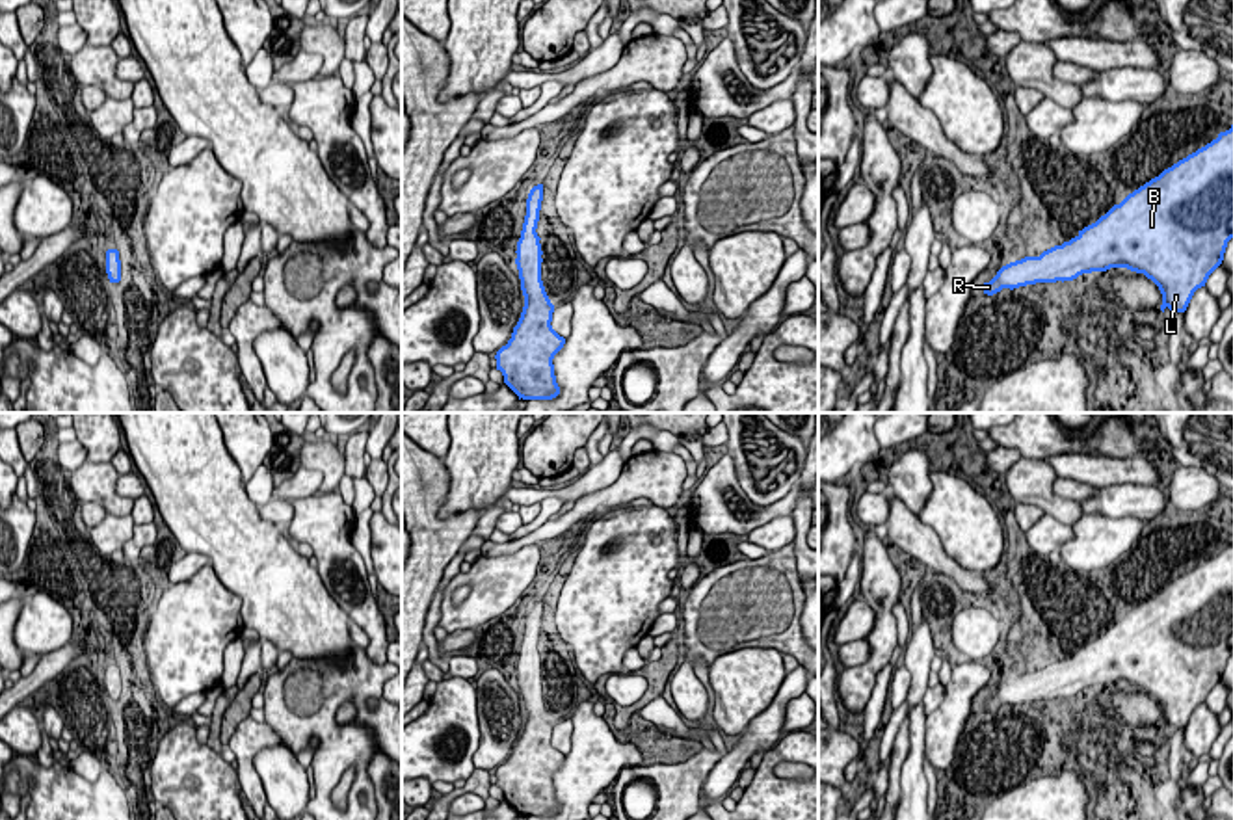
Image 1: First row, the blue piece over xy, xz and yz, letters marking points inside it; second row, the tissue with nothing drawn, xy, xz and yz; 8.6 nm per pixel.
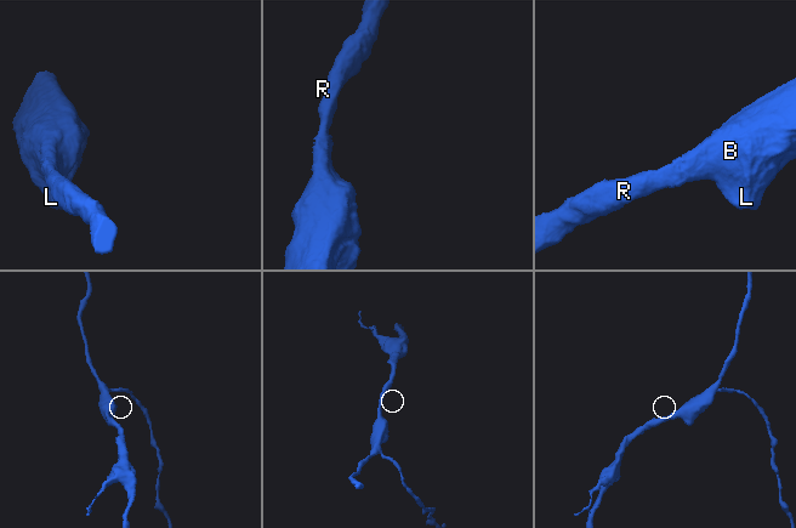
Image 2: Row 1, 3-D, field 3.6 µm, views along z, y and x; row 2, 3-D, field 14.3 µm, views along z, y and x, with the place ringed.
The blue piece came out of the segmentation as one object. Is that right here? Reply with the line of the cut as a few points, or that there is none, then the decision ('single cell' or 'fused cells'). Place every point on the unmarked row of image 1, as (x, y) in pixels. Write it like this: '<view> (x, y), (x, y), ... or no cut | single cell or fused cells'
no cut | single cell

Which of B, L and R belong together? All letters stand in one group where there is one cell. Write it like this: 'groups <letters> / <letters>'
groups B L R

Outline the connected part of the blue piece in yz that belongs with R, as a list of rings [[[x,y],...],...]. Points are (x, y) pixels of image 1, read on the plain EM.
[[[1233,541],[1216,556],[1164,586],[1120,621],[1114,621],[1095,640],[1079,647],[1075,655],[1043,668],[1040,673],[1025,673],[1002,682],[997,692],[984,699],[984,710],[993,712],[1002,705],[1019,705],[1036,699],[1073,697],[1082,690],[1127,684],[1151,695],[1160,710],[1160,727],[1185,729],[1194,708],[1205,703],[1209,692],[1222,681],[1227,658],[1233,655]]]

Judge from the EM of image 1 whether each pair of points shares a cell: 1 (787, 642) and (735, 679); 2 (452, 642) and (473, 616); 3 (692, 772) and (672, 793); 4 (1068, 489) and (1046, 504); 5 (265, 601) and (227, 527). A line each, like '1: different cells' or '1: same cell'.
1: different cells
2: different cells
3: same cell
4: same cell
5: same cell

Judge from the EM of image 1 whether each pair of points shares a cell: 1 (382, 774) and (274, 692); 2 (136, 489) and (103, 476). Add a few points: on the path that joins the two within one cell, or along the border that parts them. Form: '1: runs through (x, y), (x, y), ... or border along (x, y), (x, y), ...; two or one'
1: border along (382, 752), (372, 757), (367, 770), (376, 800); two
2: runs through (129, 489), (116, 489), (110, 484); one

